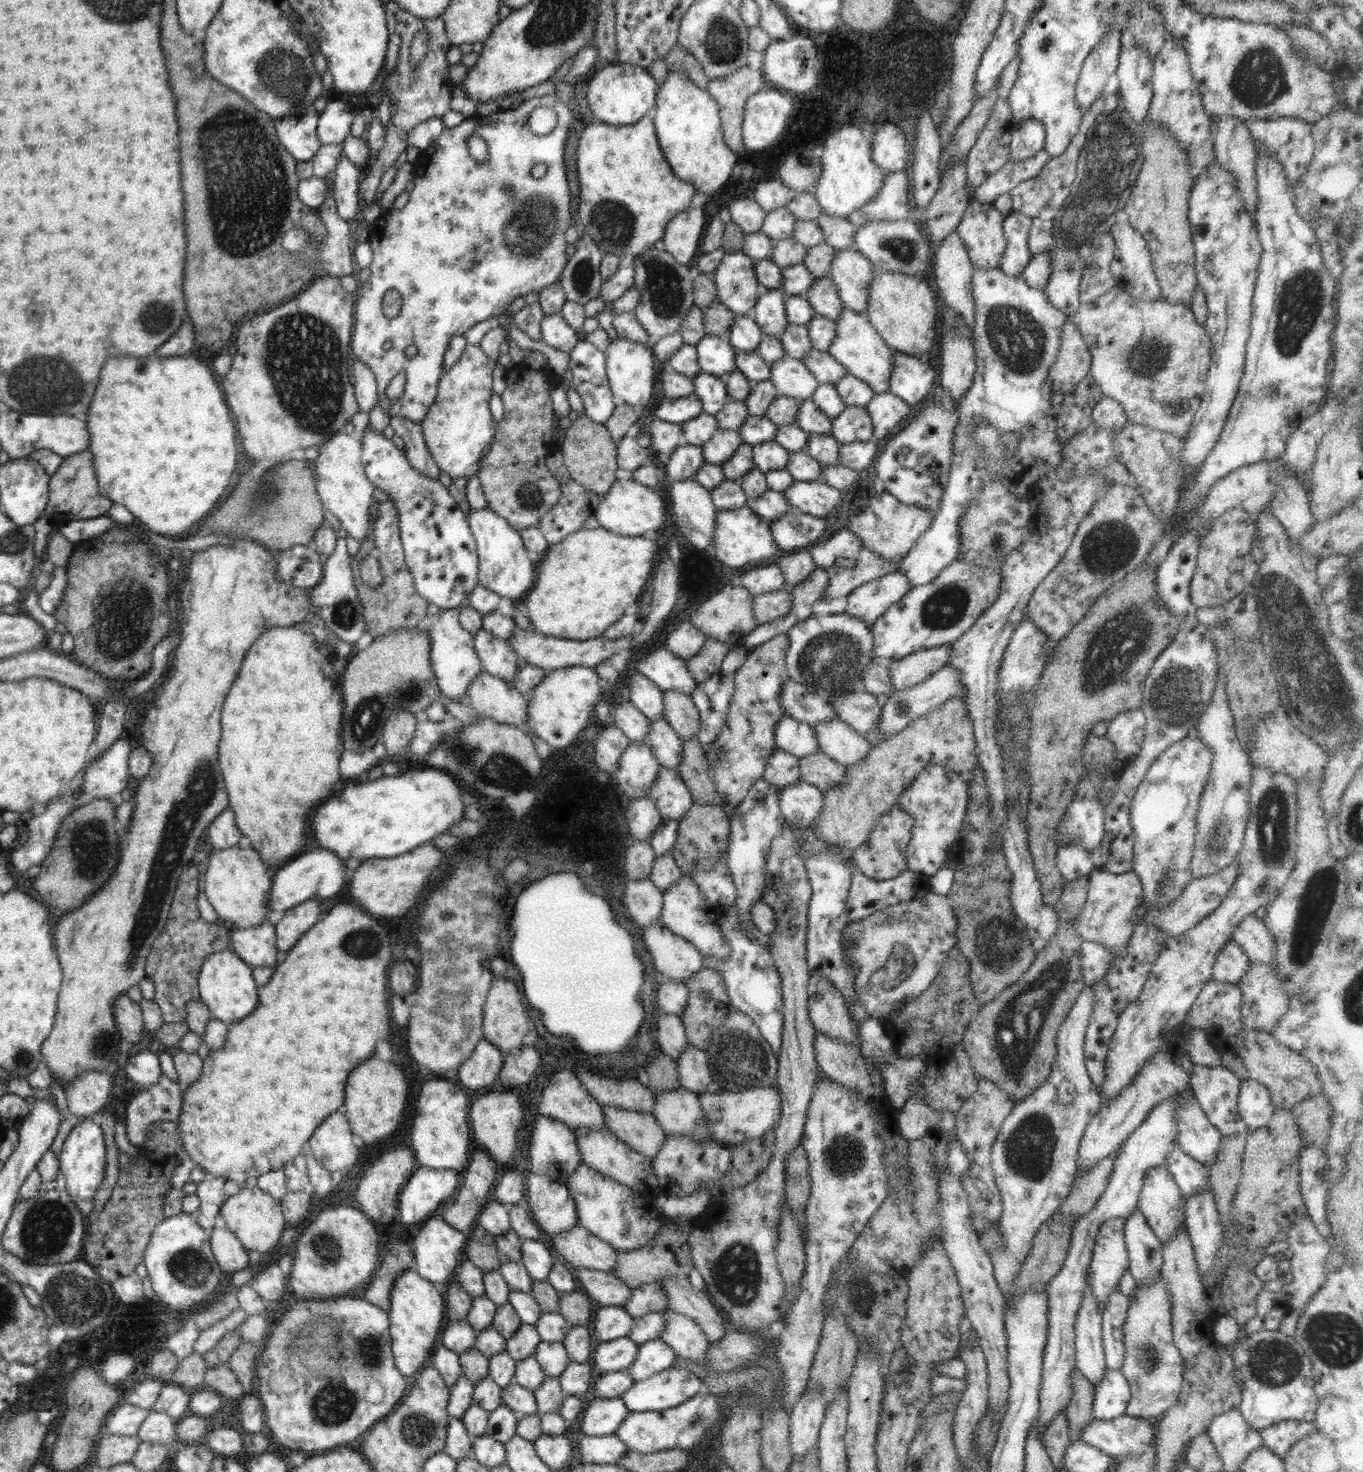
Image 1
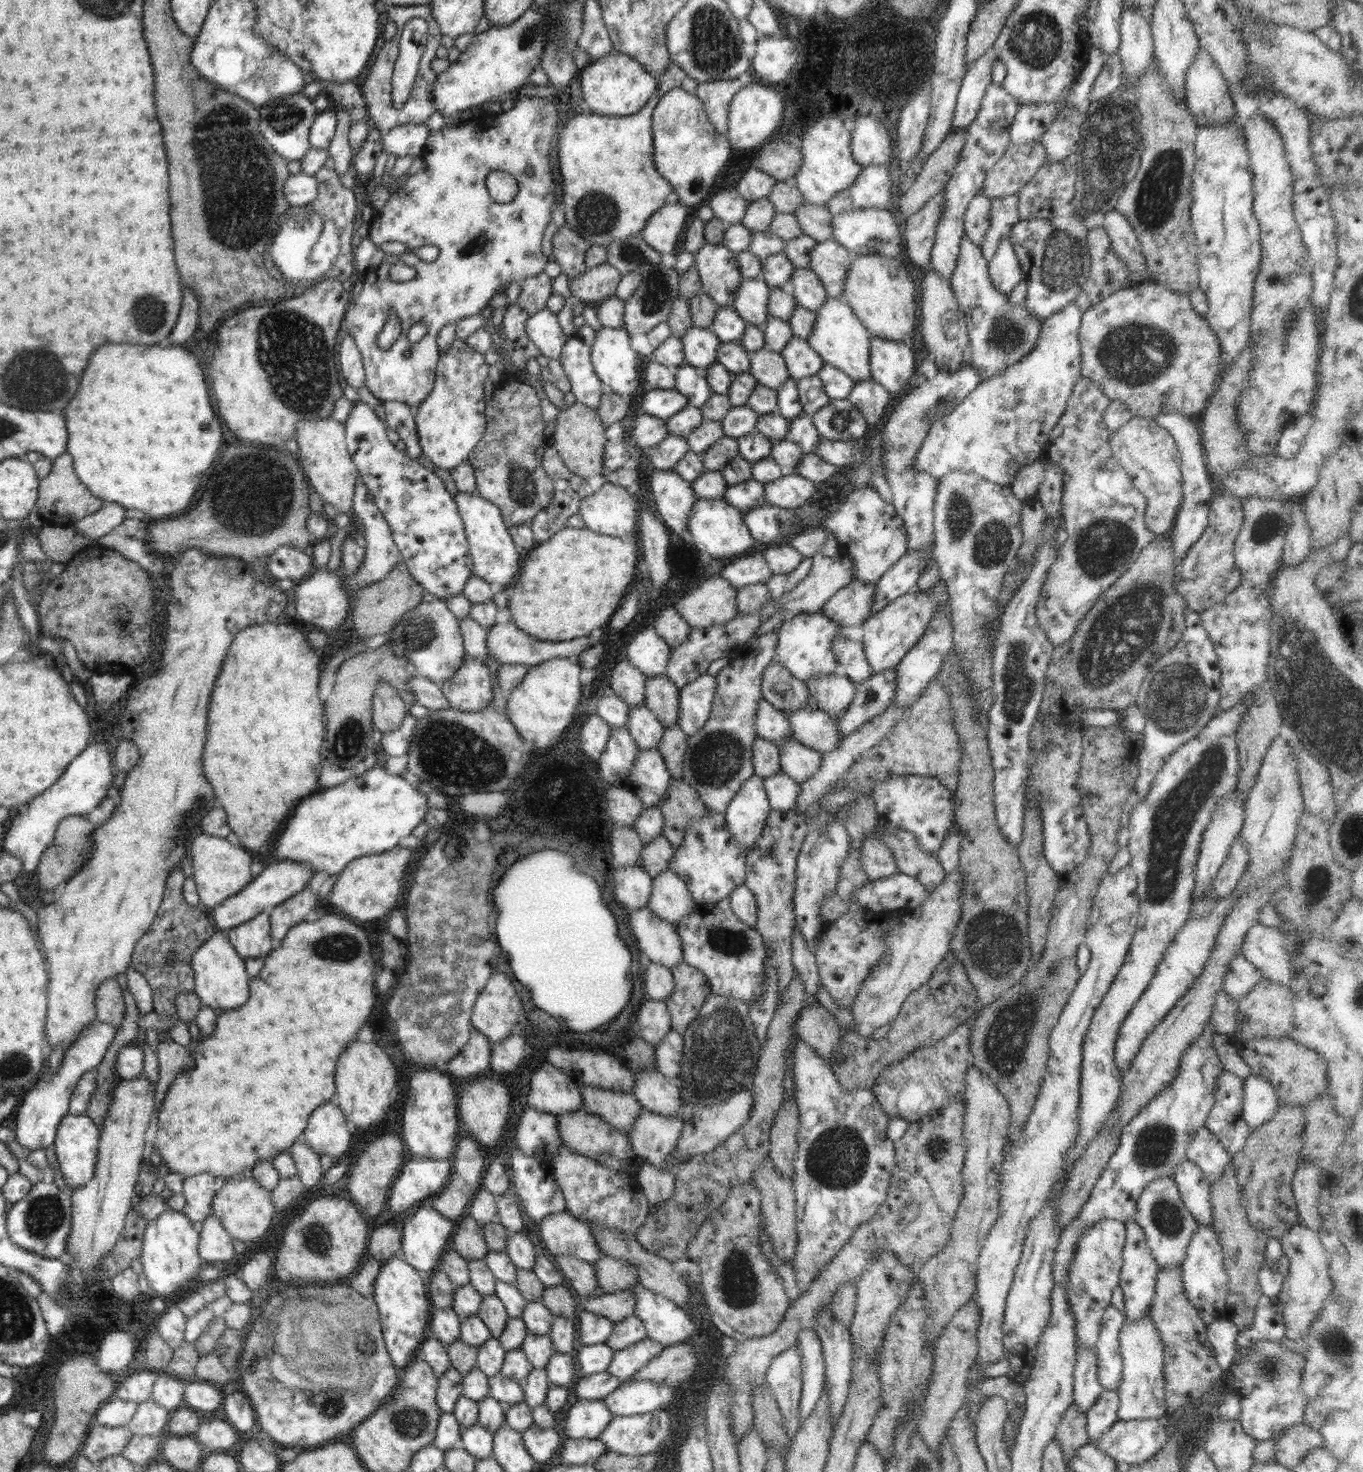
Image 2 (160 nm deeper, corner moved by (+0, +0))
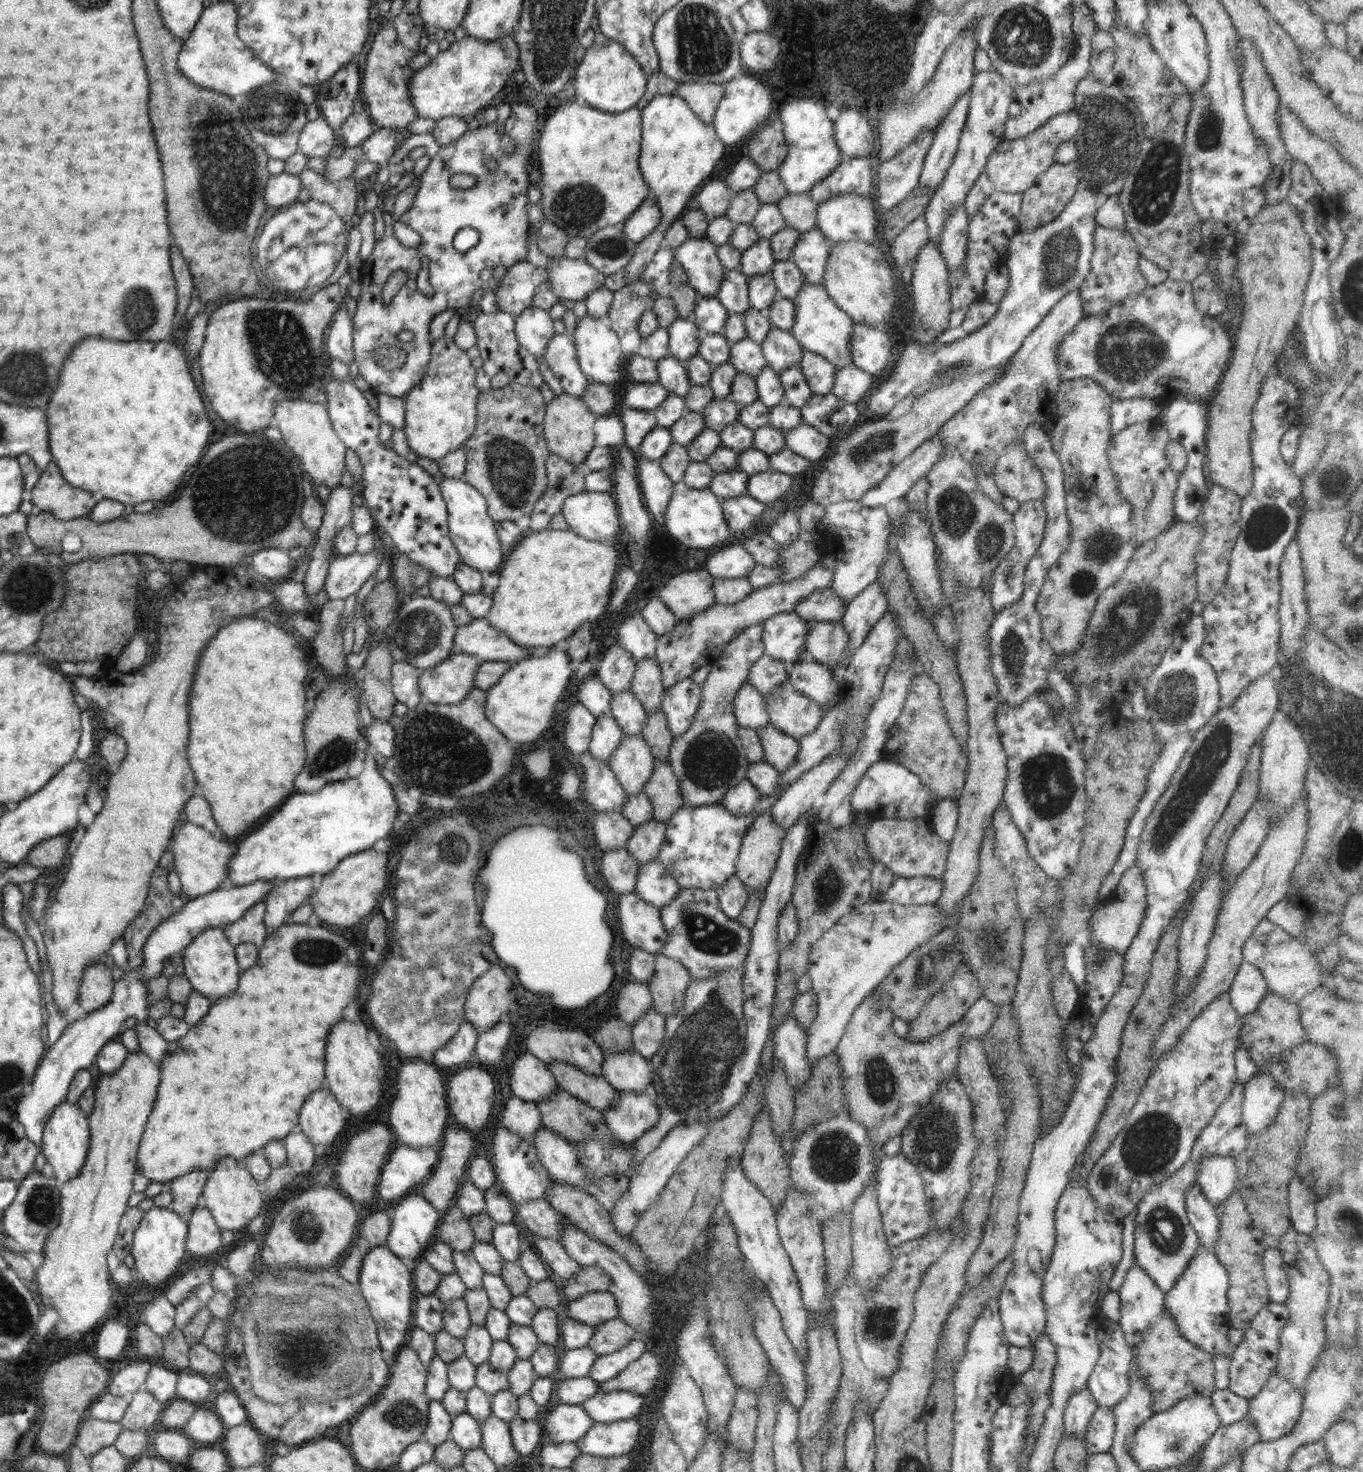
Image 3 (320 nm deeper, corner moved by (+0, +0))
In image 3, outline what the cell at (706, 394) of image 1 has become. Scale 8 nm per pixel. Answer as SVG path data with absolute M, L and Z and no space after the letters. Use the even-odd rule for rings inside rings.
M666 356L657 360L658 380L668 393L674 393L685 398L691 388L686 367L680 360L672 356Z

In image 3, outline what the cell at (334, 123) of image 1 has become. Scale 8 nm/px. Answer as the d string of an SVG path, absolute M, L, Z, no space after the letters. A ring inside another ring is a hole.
M322 116L308 121L297 140L299 151L312 158L328 156L335 145L334 131Z

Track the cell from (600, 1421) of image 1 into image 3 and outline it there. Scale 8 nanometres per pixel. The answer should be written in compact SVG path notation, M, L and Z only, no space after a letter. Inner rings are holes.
M559 1404L544 1420L544 1442L576 1442L594 1423L581 1405Z

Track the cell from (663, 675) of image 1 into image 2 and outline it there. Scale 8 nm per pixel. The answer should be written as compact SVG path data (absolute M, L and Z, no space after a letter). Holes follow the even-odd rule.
M655 627L640 630L626 646L626 659L645 677L666 677L671 647L655 632Z

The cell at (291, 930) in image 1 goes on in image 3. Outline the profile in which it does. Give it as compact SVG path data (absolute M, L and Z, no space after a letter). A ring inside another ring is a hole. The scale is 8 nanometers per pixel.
M311 876L276 881L276 884L271 888L271 891L264 900L264 925L277 929L291 922L291 914L293 911L298 908L302 902L308 902L314 891L314 880L312 880Z

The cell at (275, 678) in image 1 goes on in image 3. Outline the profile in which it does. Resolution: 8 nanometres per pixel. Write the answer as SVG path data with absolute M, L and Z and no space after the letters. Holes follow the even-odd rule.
M256 616L242 617L230 622L221 629L218 634L210 640L210 644L204 648L198 666L196 666L196 676L190 691L190 734L187 742L187 759L190 768L196 777L198 789L201 795L208 801L216 824L223 830L227 840L235 841L240 837L247 836L252 830L264 822L278 807L294 792L294 776L299 774L304 768L307 757L305 751L304 723L308 718L304 705L306 704L306 694L304 693L304 681L308 674L308 657L302 650L302 644L296 643L296 639L289 630L282 628L279 624L256 619Z

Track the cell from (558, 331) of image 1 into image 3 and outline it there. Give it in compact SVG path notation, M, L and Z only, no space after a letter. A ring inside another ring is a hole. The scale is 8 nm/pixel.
M537 307L526 308L515 320L516 340L528 349L530 354L542 354L544 358L547 343L555 333L553 321L549 311Z

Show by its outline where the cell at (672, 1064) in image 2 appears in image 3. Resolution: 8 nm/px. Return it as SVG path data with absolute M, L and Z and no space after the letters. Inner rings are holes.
M650 1009L631 1026L633 1050L646 1059L652 1058L662 1044L665 1017Z

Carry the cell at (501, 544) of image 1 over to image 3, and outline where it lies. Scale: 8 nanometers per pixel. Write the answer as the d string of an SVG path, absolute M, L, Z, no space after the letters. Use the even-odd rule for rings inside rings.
M445 477L439 479L438 483L448 511L448 534L461 562L483 574L498 572L506 553L502 550L495 531L495 521L490 518L486 499L482 493L462 479Z

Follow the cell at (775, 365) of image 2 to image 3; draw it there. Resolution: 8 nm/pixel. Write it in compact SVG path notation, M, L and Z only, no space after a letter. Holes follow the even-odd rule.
M748 337L730 342L729 362L738 372L753 376L763 369L768 369L761 345Z

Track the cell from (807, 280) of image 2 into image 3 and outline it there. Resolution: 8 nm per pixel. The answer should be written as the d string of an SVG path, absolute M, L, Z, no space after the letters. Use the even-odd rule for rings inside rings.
M777 260L771 268L771 277L778 288L778 297L796 300L802 287L807 284L795 262Z

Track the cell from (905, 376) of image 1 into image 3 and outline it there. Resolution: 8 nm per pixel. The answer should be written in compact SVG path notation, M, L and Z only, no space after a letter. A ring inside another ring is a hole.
M854 323L849 347L853 364L872 376L886 376L897 361L888 332L882 328Z

